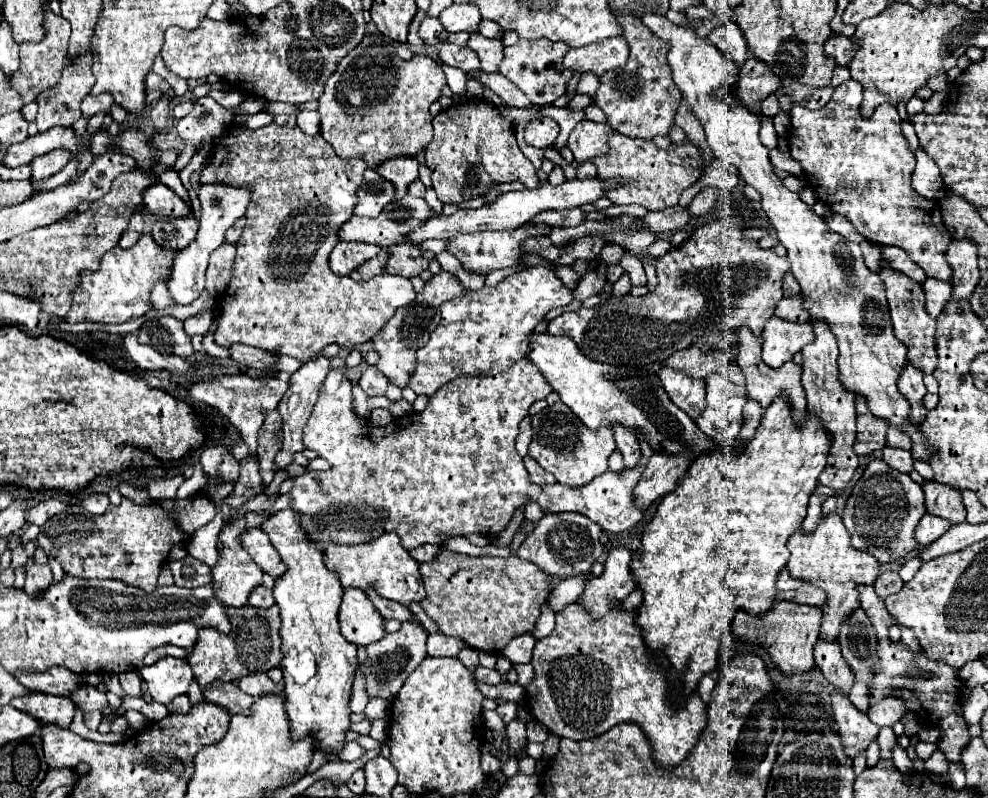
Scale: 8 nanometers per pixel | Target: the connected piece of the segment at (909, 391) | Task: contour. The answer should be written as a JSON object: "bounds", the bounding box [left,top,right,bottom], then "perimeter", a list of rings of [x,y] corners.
{"bounds":[898,362,926,424],"perimeter":[[[910,362],[900,370],[898,378],[898,390],[904,394],[904,398],[910,402],[910,420],[914,424],[920,424],[922,418],[926,416],[926,408],[922,404],[922,398],[926,394],[926,386],[922,382],[922,372],[914,368]]]}

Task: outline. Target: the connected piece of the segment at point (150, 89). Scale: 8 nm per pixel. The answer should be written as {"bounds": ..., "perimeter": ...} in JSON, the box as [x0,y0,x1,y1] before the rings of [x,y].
{"bounds":[146,72,174,106],"perimeter":[[[152,72],[146,76],[146,106],[154,104],[162,92],[170,92],[170,96],[174,98],[174,92],[172,88],[160,78],[160,76],[154,76]]]}

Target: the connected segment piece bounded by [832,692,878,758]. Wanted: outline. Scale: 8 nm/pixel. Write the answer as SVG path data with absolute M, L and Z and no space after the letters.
M844 692L832 694L832 710L834 720L838 722L838 734L842 734L842 744L850 758L854 758L860 750L866 750L878 736L878 726L872 724L868 714L860 712Z

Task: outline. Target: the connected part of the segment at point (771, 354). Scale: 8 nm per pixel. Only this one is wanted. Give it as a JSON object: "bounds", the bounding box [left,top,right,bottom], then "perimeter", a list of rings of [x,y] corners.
{"bounds":[762,316,814,366],"perimeter":[[[778,316],[766,320],[762,330],[762,360],[768,366],[782,366],[792,360],[796,352],[800,352],[806,344],[814,340],[814,332],[810,322],[790,322]]]}

